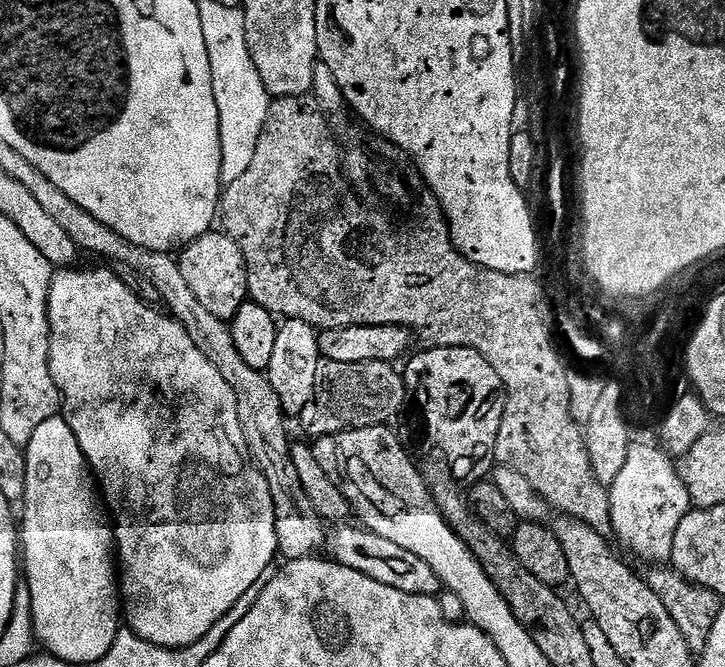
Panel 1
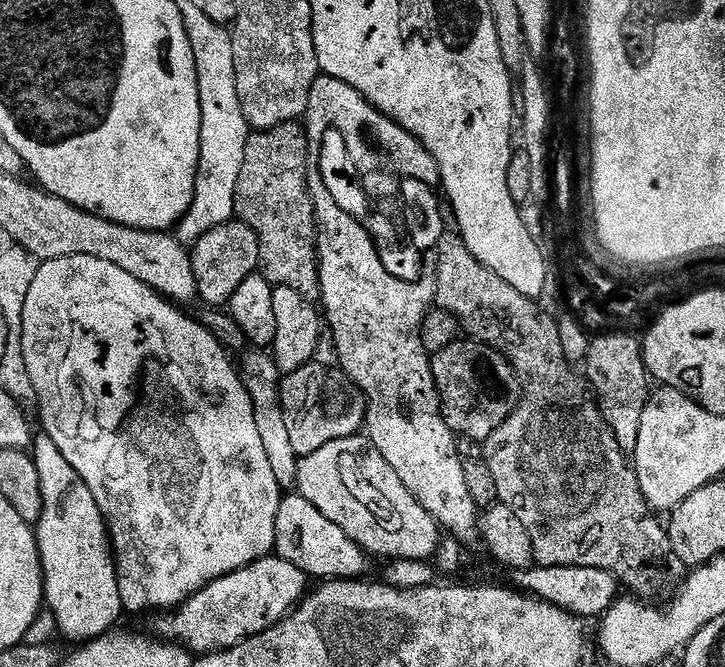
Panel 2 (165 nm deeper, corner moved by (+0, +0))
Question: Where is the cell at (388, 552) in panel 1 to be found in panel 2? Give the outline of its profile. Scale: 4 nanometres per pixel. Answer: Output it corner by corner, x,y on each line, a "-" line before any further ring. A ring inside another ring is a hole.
298,494
285,495
275,518
275,555
316,580
352,580
366,576
368,554
344,530

